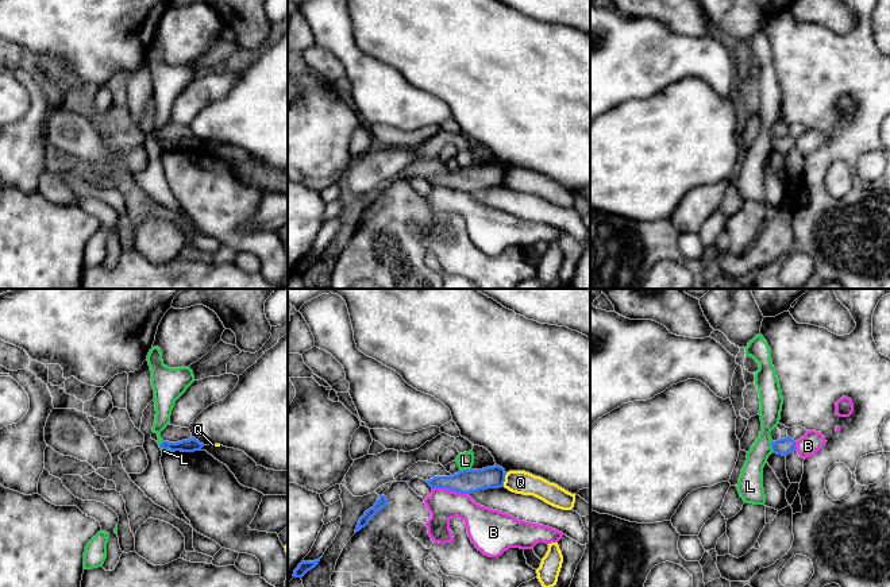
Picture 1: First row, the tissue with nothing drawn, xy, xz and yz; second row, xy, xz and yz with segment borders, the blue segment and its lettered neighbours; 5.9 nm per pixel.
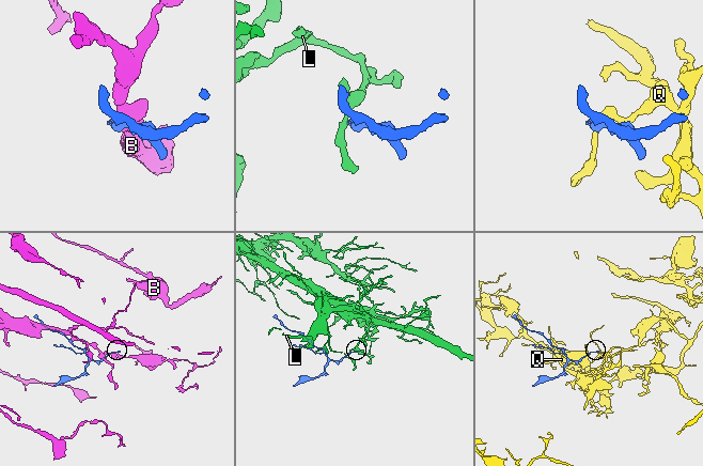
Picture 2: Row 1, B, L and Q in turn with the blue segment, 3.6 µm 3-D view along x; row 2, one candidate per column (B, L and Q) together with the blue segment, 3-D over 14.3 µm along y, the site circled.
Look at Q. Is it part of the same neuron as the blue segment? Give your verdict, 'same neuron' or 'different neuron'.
different neuron

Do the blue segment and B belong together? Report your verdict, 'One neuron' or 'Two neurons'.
Two neurons

